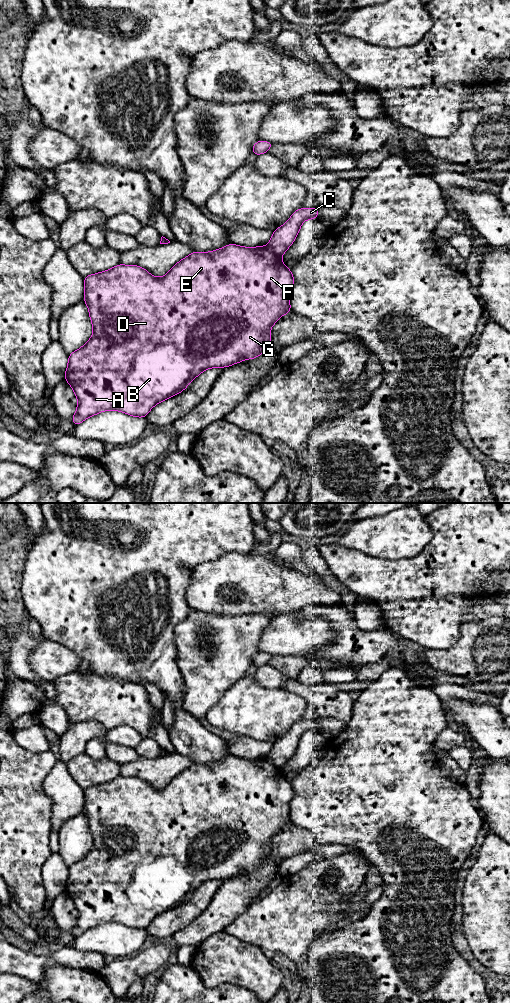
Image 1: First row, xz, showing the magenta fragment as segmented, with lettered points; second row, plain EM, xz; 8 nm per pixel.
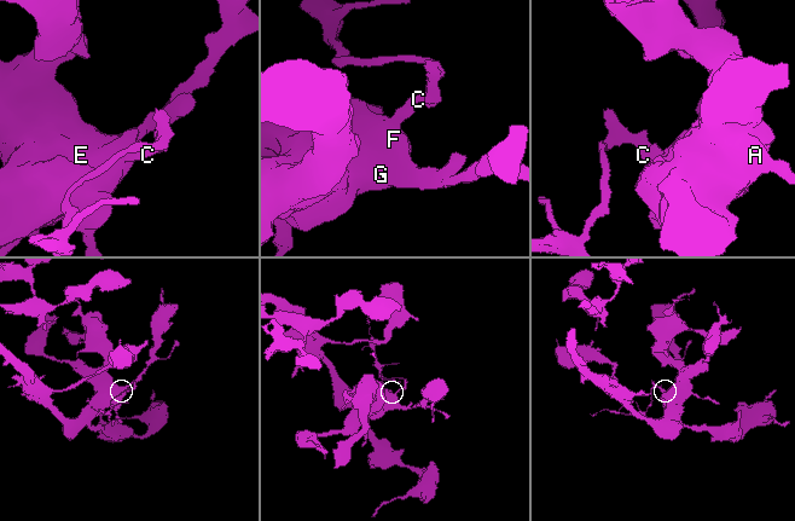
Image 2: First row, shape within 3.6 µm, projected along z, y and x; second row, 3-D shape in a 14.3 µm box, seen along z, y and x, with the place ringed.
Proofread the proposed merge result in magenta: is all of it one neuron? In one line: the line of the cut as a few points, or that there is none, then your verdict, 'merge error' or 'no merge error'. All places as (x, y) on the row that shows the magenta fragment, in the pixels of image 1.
xz (267, 245), (280, 256) | merge error

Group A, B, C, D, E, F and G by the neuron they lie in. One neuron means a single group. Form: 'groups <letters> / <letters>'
groups A B D E F G / C

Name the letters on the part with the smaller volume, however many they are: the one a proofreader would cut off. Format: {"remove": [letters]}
{"remove": ["C"]}

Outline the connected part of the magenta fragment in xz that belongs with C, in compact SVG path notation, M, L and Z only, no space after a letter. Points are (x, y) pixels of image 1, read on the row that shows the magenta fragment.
M301 208L293 212L289 220L273 231L268 242L268 248L279 256L282 256L293 244L298 232L305 220L315 219L319 214L317 208Z

